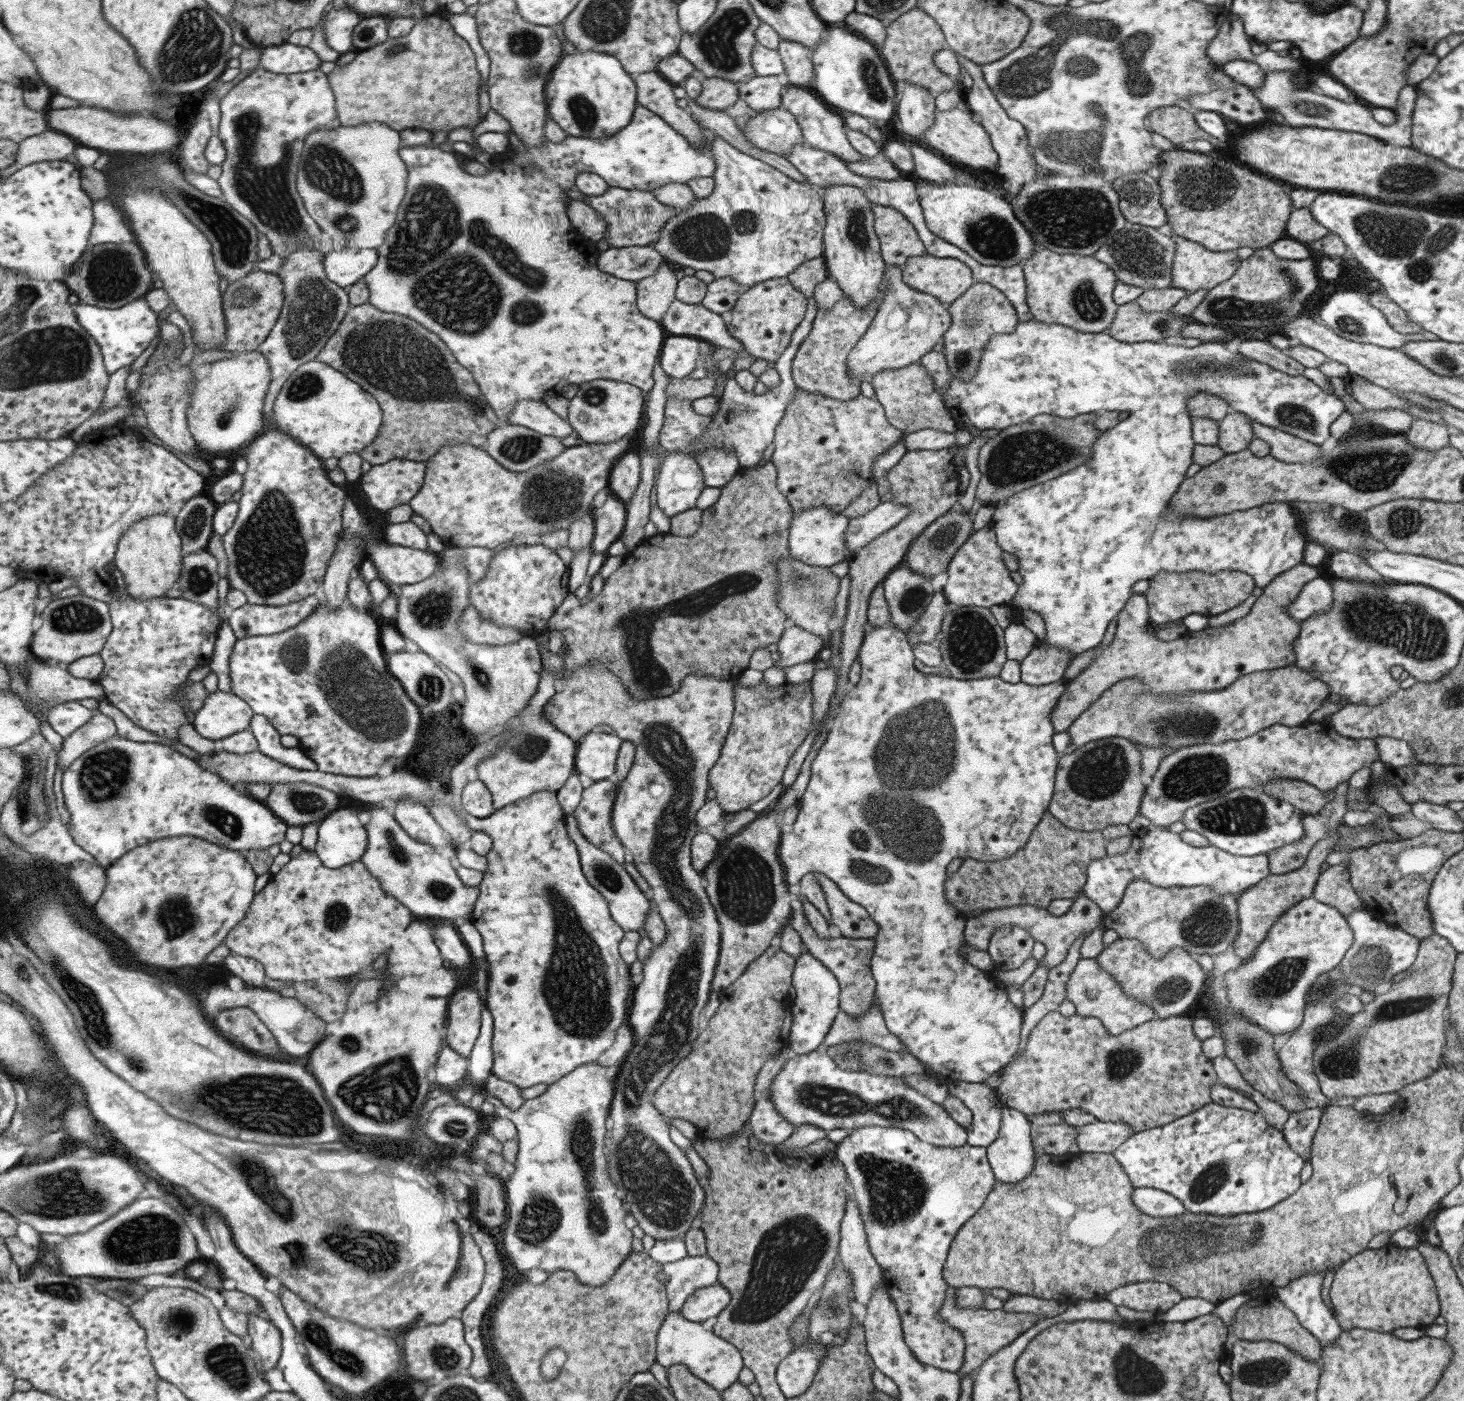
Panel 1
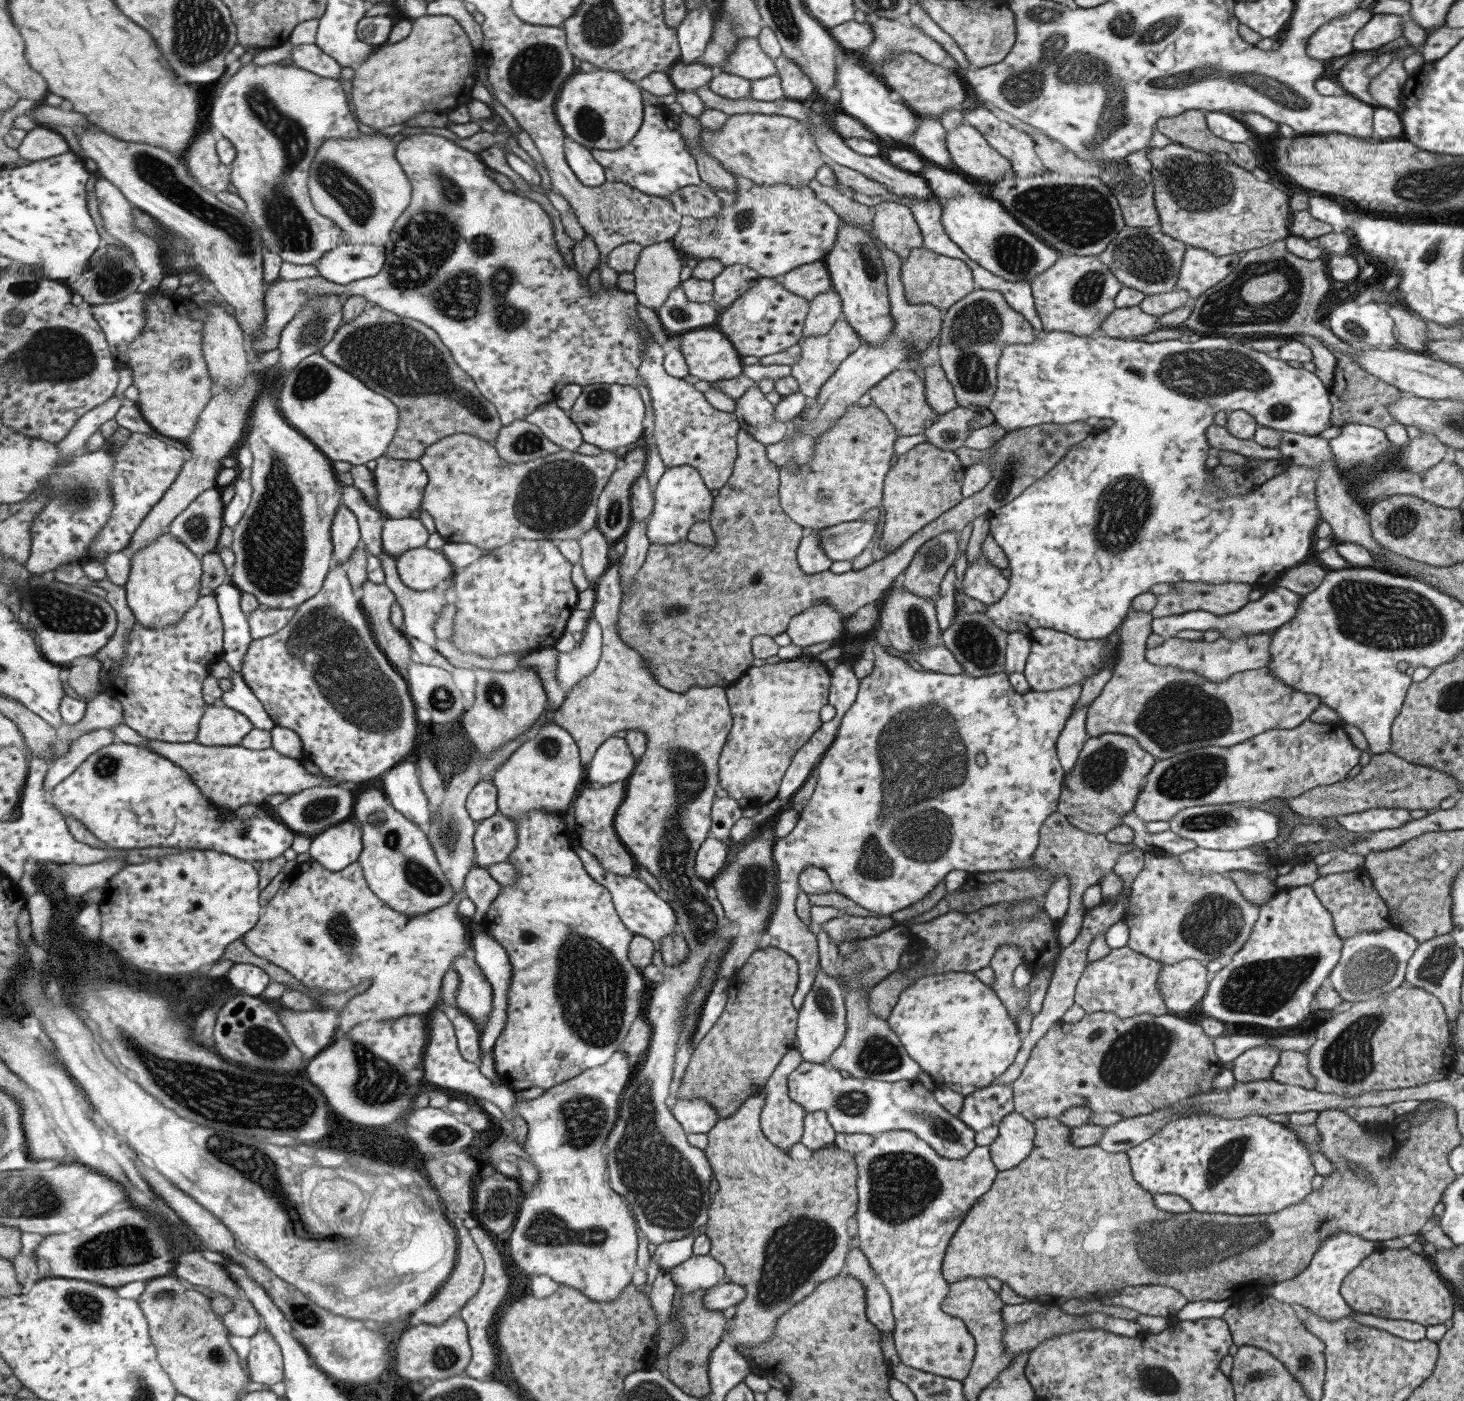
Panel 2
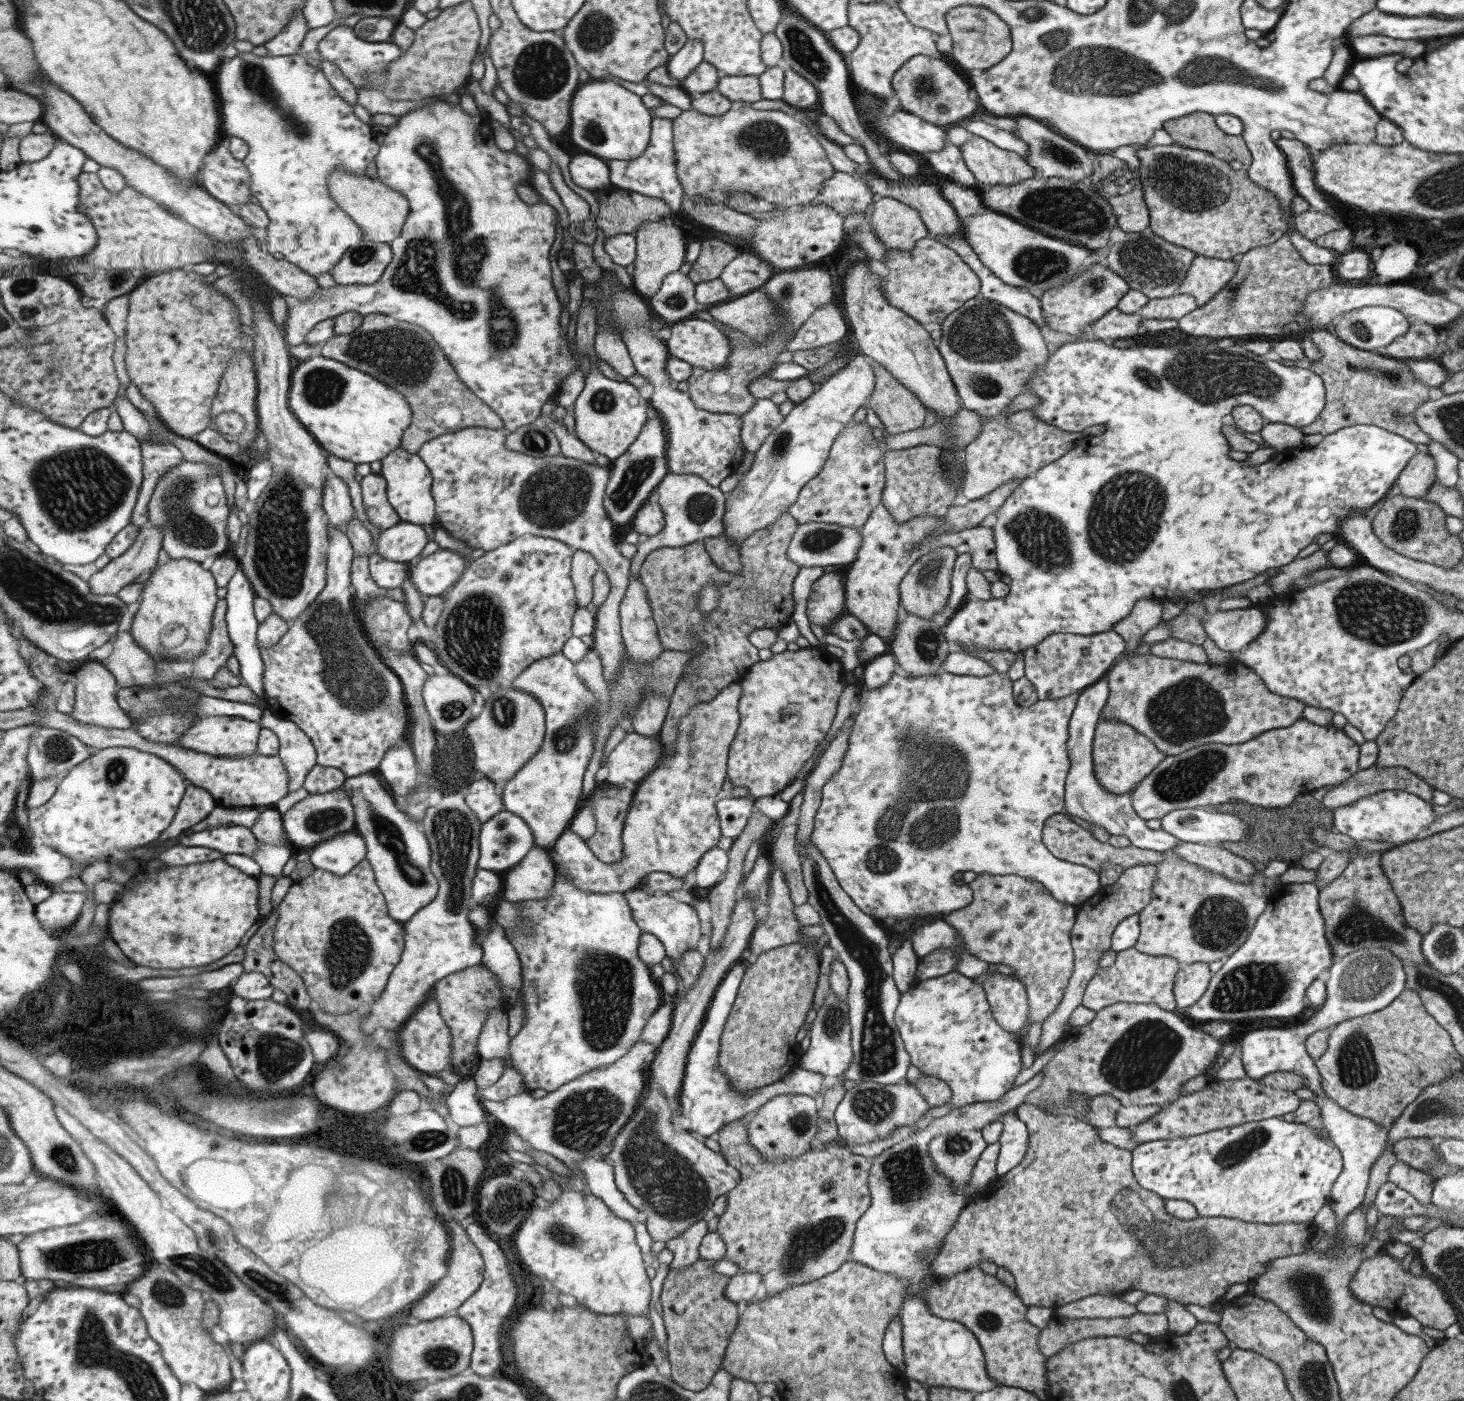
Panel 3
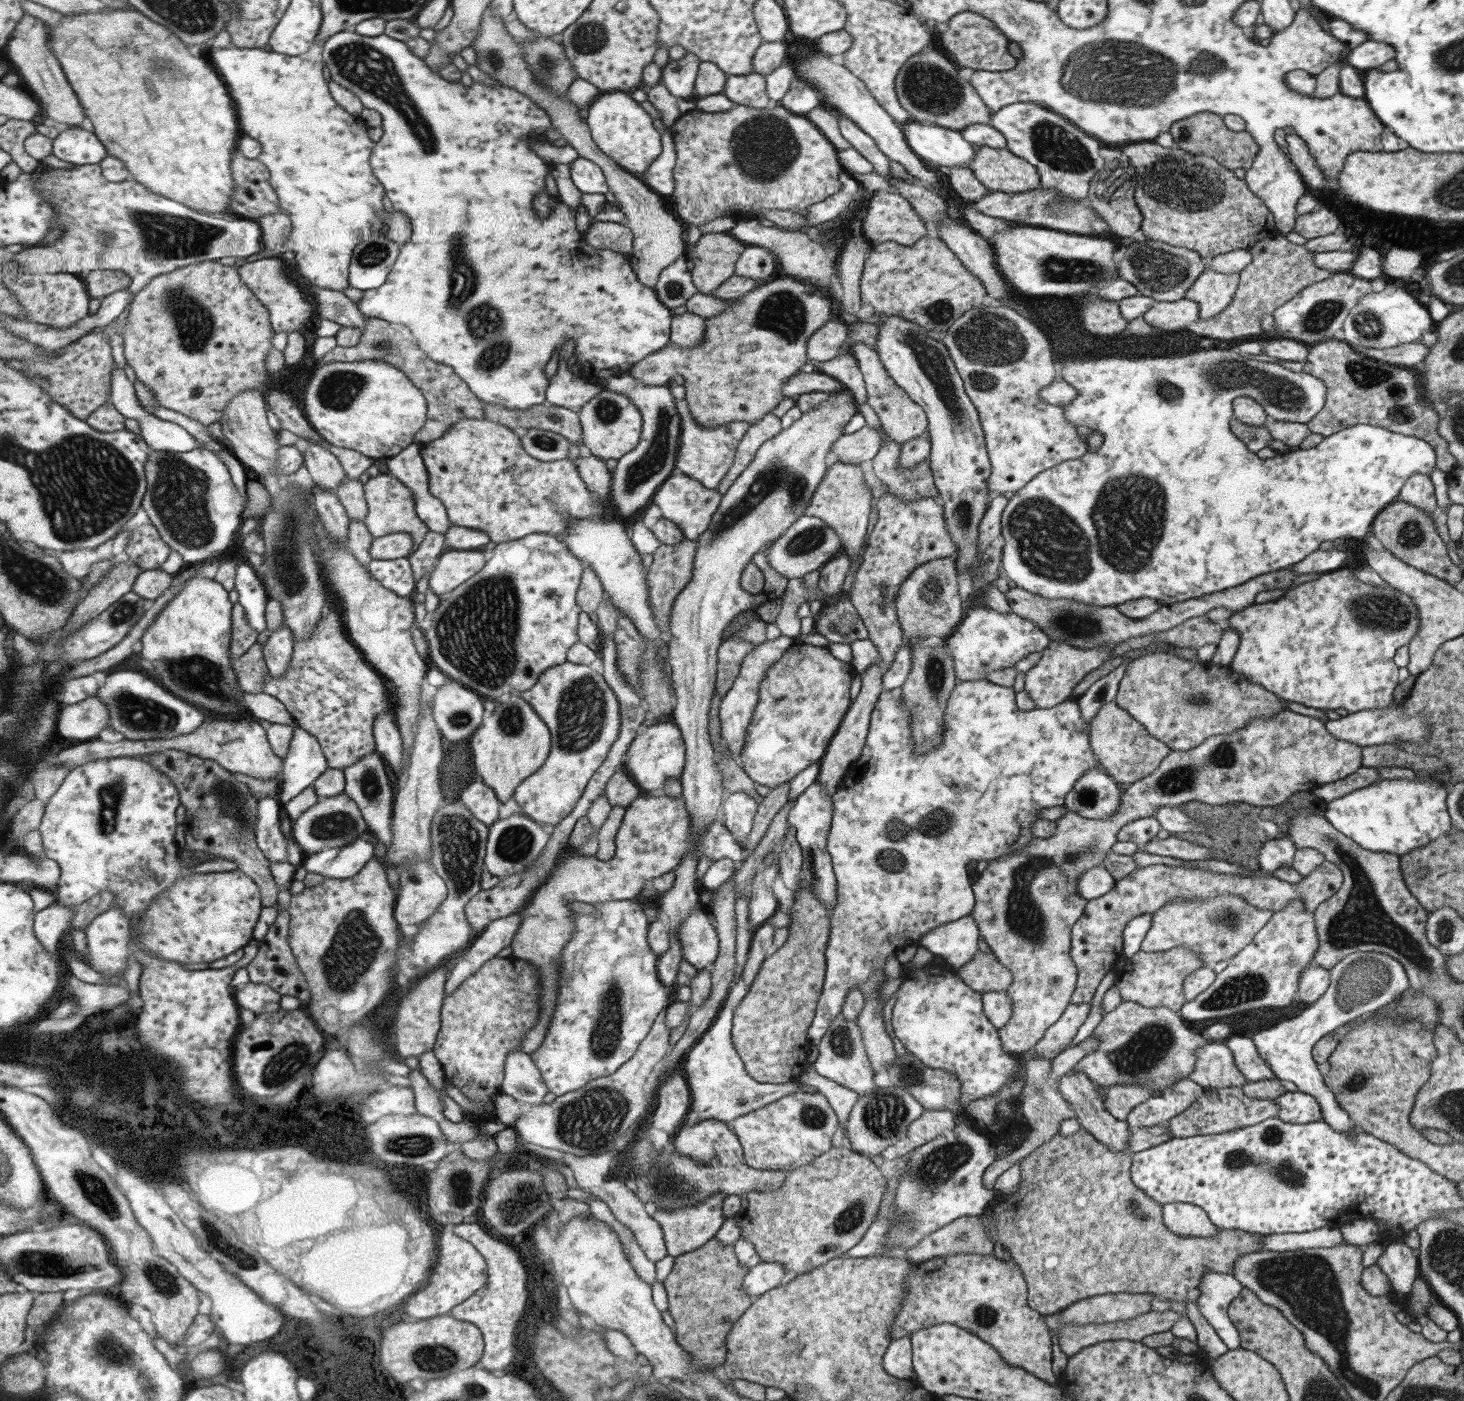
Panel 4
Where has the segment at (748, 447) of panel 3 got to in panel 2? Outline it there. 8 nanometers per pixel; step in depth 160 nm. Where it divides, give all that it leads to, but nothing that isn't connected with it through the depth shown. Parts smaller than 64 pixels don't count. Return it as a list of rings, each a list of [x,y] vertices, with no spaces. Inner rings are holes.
[[[757,385],[739,398],[736,413],[741,429],[761,444],[772,445],[786,434],[788,426],[774,419],[774,405],[765,399]]]

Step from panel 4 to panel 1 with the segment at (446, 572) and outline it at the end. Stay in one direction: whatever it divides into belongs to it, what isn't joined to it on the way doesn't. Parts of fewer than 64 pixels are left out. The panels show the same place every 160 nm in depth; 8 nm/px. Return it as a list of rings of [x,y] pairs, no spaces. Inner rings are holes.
[[[349,497],[345,498],[345,508],[343,509],[343,533],[345,532],[356,534],[363,540],[365,557],[376,564],[381,580],[388,585],[397,584],[401,586],[422,583],[434,576],[441,563],[439,554],[433,551],[391,544],[383,537],[382,528],[363,516],[361,510],[355,506]]]

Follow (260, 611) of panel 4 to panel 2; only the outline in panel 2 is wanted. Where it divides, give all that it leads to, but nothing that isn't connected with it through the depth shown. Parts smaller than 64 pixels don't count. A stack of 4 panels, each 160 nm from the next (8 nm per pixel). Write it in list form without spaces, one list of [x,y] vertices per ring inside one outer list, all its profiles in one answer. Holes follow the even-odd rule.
[[[233,582],[223,584],[214,590],[224,622],[224,659],[234,671],[241,673],[241,676],[246,654],[254,641],[249,616],[243,612],[241,606],[242,593]]]

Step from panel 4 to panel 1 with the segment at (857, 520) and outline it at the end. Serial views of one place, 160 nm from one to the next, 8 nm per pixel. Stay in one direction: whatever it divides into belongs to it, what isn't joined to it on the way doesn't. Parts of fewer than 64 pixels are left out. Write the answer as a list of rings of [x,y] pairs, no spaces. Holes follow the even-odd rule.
[[[798,389],[790,406],[786,407],[783,418],[775,427],[771,442],[774,449],[769,460],[777,466],[777,487],[786,497],[793,512],[821,504],[825,504],[832,512],[842,512],[849,502],[872,485],[873,459],[897,444],[901,437],[902,433],[888,424],[883,407],[873,397],[867,398],[859,394],[851,400],[840,401],[822,396],[818,392]]]

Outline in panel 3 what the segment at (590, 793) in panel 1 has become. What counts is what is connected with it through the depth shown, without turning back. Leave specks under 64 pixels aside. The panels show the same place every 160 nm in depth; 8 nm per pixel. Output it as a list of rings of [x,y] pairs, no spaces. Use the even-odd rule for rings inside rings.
[[[628,783],[614,788],[607,789],[603,794],[594,794],[583,804],[591,804],[597,816],[597,832],[589,841],[587,841],[591,858],[601,860],[607,864],[613,864],[620,861],[625,856],[623,851],[622,835],[625,826],[625,820],[629,815],[631,804],[635,793],[637,793],[638,784]]]

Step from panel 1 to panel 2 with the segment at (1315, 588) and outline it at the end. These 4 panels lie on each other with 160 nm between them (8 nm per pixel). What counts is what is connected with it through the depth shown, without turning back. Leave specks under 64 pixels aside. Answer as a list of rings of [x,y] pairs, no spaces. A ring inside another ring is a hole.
[[[1280,586],[1265,592],[1259,599],[1244,604],[1238,611],[1226,615],[1211,614],[1207,611],[1189,611],[1183,614],[1154,618],[1150,622],[1150,632],[1165,639],[1175,637],[1180,630],[1217,630],[1219,636],[1234,640],[1244,634],[1270,632],[1287,622],[1296,611],[1297,603],[1302,595],[1291,592]]]

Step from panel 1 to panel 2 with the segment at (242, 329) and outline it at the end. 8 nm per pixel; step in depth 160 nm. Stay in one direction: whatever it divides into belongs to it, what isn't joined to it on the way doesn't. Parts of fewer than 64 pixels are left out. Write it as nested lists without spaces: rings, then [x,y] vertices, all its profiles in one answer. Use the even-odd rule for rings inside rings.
[[[422,133],[418,135],[407,136],[406,139],[399,141],[397,144],[398,161],[405,169],[407,176],[410,177],[413,192],[415,196],[411,201],[411,208],[407,209],[403,220],[399,220],[399,224],[394,226],[395,232],[391,236],[391,240],[387,242],[387,260],[383,270],[373,277],[363,279],[358,282],[353,282],[343,286],[327,280],[325,277],[307,278],[305,280],[285,280],[283,278],[276,279],[271,285],[267,286],[265,304],[267,310],[267,321],[263,323],[261,333],[255,337],[247,338],[249,350],[251,354],[254,352],[267,352],[275,350],[280,345],[283,331],[287,329],[287,325],[291,323],[299,313],[303,311],[303,307],[307,305],[309,299],[317,297],[317,295],[346,295],[349,297],[363,296],[369,301],[369,306],[379,306],[384,310],[393,312],[402,318],[417,320],[435,328],[441,336],[441,340],[451,348],[451,352],[455,352],[455,360],[459,360],[459,366],[470,374],[472,379],[478,385],[478,389],[498,408],[498,413],[501,416],[502,424],[509,427],[516,420],[526,420],[535,409],[542,404],[555,401],[559,392],[567,386],[567,384],[579,384],[581,387],[586,387],[591,384],[619,384],[625,386],[637,387],[639,384],[645,385],[641,375],[643,366],[643,356],[645,356],[648,342],[641,335],[643,330],[648,330],[637,315],[638,297],[634,292],[623,292],[618,288],[604,288],[601,285],[593,296],[591,290],[586,285],[586,280],[579,276],[577,270],[569,270],[565,257],[557,250],[557,242],[555,242],[555,230],[553,230],[553,222],[549,219],[549,214],[543,210],[543,206],[539,202],[531,200],[531,198],[523,198],[519,194],[513,192],[505,192],[489,174],[491,169],[483,160],[479,153],[471,152],[467,148],[461,148],[459,144],[455,144],[453,140],[448,140],[443,136],[435,134]],[[447,294],[451,294],[453,298],[457,296],[457,300],[469,300],[469,302],[459,302],[459,304],[439,304],[441,298],[445,298]]]

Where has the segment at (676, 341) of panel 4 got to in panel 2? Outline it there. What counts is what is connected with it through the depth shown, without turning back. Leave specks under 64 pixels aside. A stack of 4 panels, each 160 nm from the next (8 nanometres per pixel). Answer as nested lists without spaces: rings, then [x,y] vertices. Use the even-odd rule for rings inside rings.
[[[702,328],[676,336],[693,375],[715,382],[741,374],[741,355],[719,328]]]

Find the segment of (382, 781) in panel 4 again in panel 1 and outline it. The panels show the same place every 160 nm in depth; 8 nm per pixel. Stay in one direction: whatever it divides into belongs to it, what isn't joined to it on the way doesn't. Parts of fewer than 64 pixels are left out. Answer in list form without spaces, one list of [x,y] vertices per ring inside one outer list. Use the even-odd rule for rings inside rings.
[[[371,805],[369,812],[370,821],[366,824],[369,848],[362,861],[381,880],[386,892],[407,905],[415,917],[440,917],[456,925],[472,921],[480,887],[471,887],[462,880],[458,870],[451,866],[449,853],[409,836],[387,808]]]

